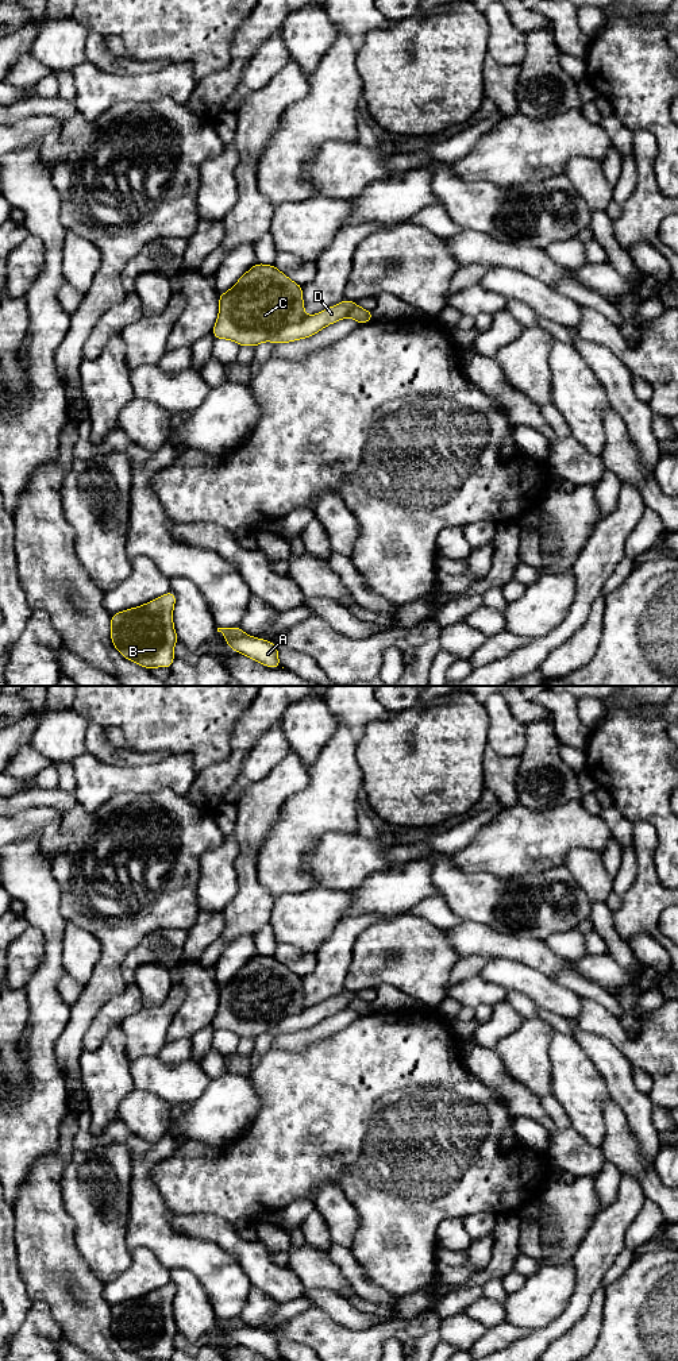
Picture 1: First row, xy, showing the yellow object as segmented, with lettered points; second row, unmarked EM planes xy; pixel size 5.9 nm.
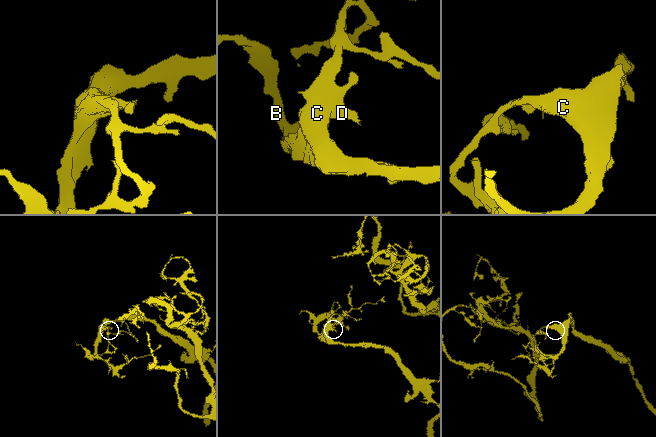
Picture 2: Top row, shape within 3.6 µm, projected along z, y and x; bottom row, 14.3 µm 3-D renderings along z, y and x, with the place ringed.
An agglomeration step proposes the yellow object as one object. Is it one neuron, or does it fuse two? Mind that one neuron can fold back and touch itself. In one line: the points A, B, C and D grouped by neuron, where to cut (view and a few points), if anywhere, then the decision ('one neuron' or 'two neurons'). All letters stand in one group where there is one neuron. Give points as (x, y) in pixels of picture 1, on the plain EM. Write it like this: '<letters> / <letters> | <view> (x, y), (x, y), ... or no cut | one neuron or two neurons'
A D / B C | xy (305, 1007), (287, 1014), (269, 1030) | two neurons

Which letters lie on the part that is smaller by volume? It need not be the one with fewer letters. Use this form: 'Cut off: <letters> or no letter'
Cut off: A, D

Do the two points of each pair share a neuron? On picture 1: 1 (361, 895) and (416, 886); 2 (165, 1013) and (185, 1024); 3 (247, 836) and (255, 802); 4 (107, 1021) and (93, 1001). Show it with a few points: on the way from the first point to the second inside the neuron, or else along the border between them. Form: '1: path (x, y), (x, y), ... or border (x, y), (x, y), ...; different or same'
1: path (374, 895), (395, 893), (403, 889); same
2: border (184, 987), (184, 1001), (168, 1029), (166, 1043); different
3: path (251, 828), (255, 810); same
4: border (123, 989), (99, 1010), (84, 1037); different

